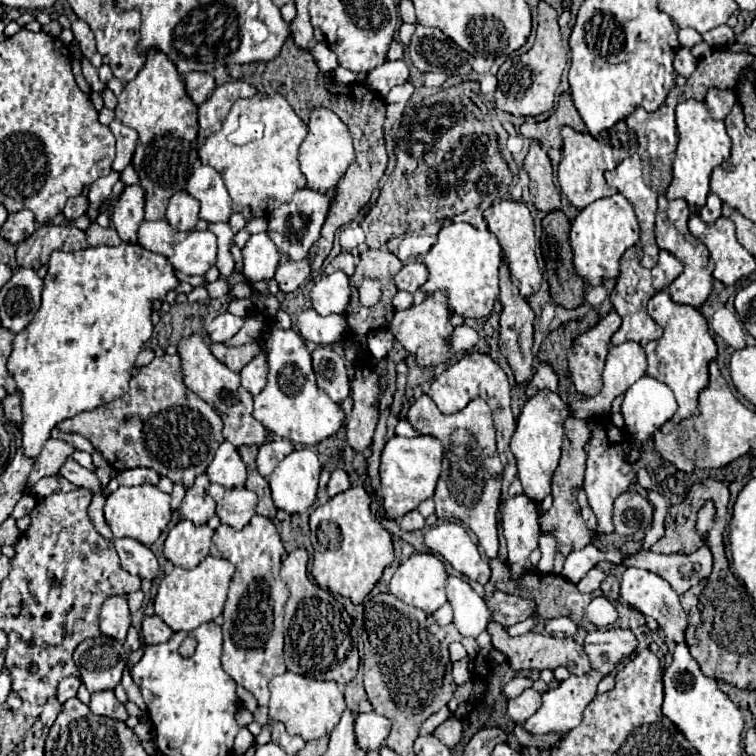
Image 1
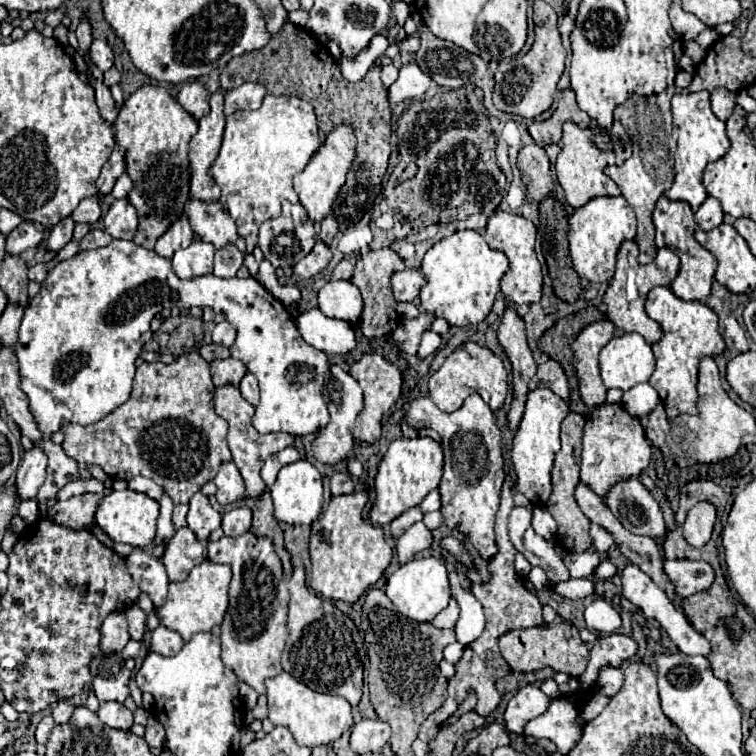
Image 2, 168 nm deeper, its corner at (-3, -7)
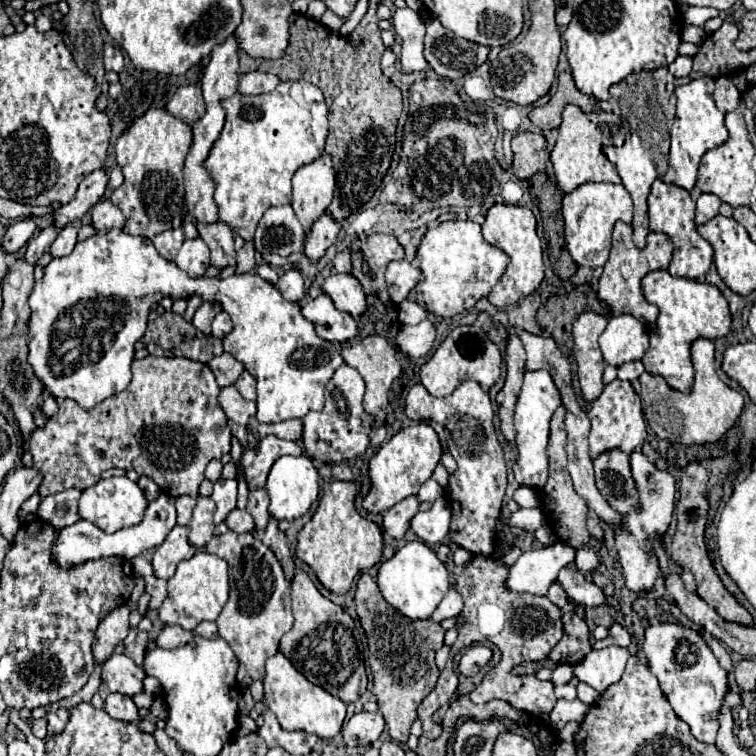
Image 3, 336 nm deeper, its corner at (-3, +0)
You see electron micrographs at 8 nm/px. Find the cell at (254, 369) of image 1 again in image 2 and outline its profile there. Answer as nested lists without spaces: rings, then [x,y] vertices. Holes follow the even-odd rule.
[[[247,373],[241,383],[239,383],[239,391],[243,395],[243,399],[247,399],[251,405],[257,405],[259,403],[259,387],[257,387],[257,379]]]

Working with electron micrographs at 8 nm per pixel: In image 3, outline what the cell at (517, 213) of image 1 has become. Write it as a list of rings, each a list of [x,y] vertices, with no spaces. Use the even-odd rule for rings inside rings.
[[[497,202],[489,208],[489,212],[485,216],[483,234],[489,244],[505,250],[511,258],[505,274],[501,276],[500,284],[497,284],[488,295],[488,301],[497,307],[511,306],[517,300],[533,294],[545,276],[543,249],[539,236],[537,236],[537,228],[535,228],[535,214],[525,206]]]

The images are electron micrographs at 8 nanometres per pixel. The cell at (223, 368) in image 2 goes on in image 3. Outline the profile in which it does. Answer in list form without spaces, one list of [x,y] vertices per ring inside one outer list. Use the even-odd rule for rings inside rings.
[[[223,352],[221,356],[213,358],[213,360],[209,362],[209,368],[213,370],[213,374],[215,374],[215,378],[217,378],[217,384],[219,384],[221,388],[235,384],[237,376],[245,370],[243,364],[241,364],[233,354],[229,354],[229,352]]]

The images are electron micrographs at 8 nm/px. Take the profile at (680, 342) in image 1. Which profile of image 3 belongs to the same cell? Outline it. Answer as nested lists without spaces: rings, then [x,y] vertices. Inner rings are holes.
[[[667,270],[649,272],[641,280],[645,300],[659,308],[657,326],[649,334],[649,352],[645,352],[643,366],[649,374],[659,374],[667,386],[689,394],[693,390],[693,366],[691,366],[691,344],[697,338],[721,338],[729,332],[731,314],[727,300],[719,288],[707,282],[695,282],[685,278],[675,278]]]

